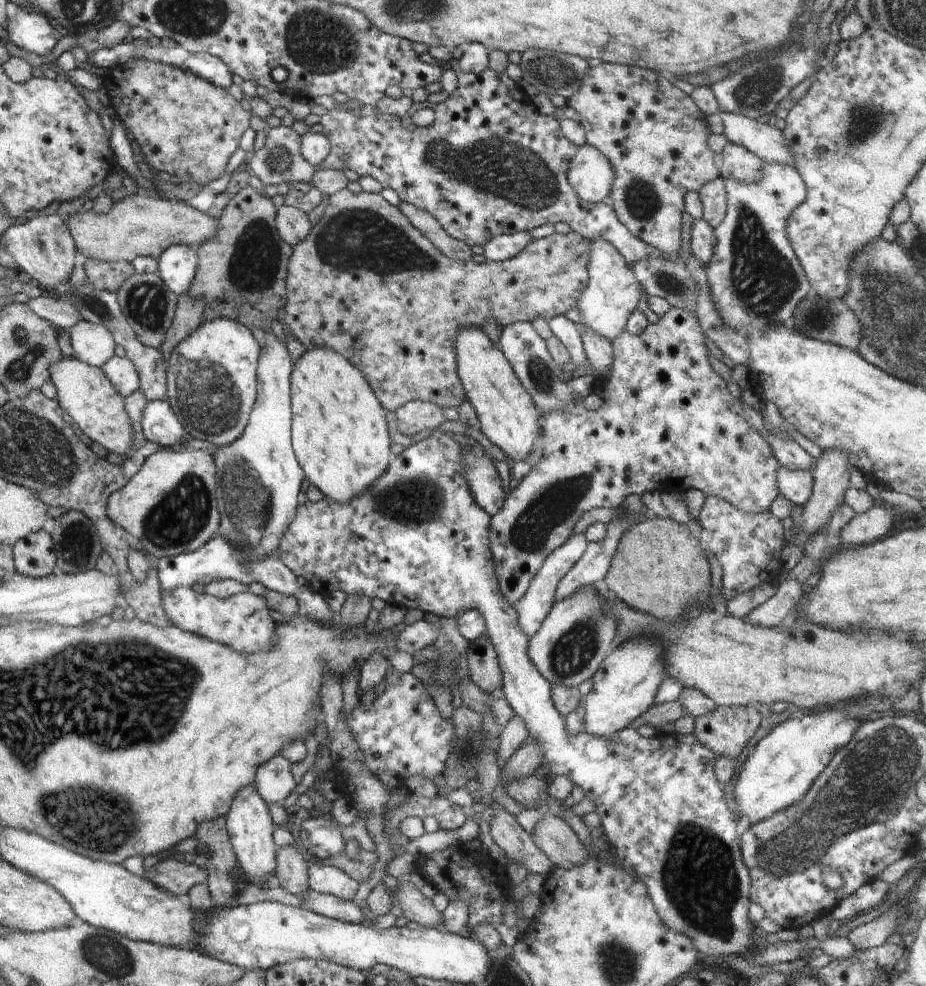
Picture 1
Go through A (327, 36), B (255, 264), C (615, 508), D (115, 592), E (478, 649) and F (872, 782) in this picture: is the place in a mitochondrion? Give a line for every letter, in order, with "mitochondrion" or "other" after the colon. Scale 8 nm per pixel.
A: mitochondrion
B: mitochondrion
C: other
D: other
E: other
F: mitochondrion

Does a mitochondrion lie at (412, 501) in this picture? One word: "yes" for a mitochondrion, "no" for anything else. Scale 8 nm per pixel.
yes

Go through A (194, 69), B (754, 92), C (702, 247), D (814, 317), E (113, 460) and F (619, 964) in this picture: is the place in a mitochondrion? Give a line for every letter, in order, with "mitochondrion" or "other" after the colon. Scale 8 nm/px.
A: other
B: mitochondrion
C: other
D: mitochondrion
E: other
F: mitochondrion

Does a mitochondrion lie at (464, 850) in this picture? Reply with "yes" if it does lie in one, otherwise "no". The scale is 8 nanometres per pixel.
no

